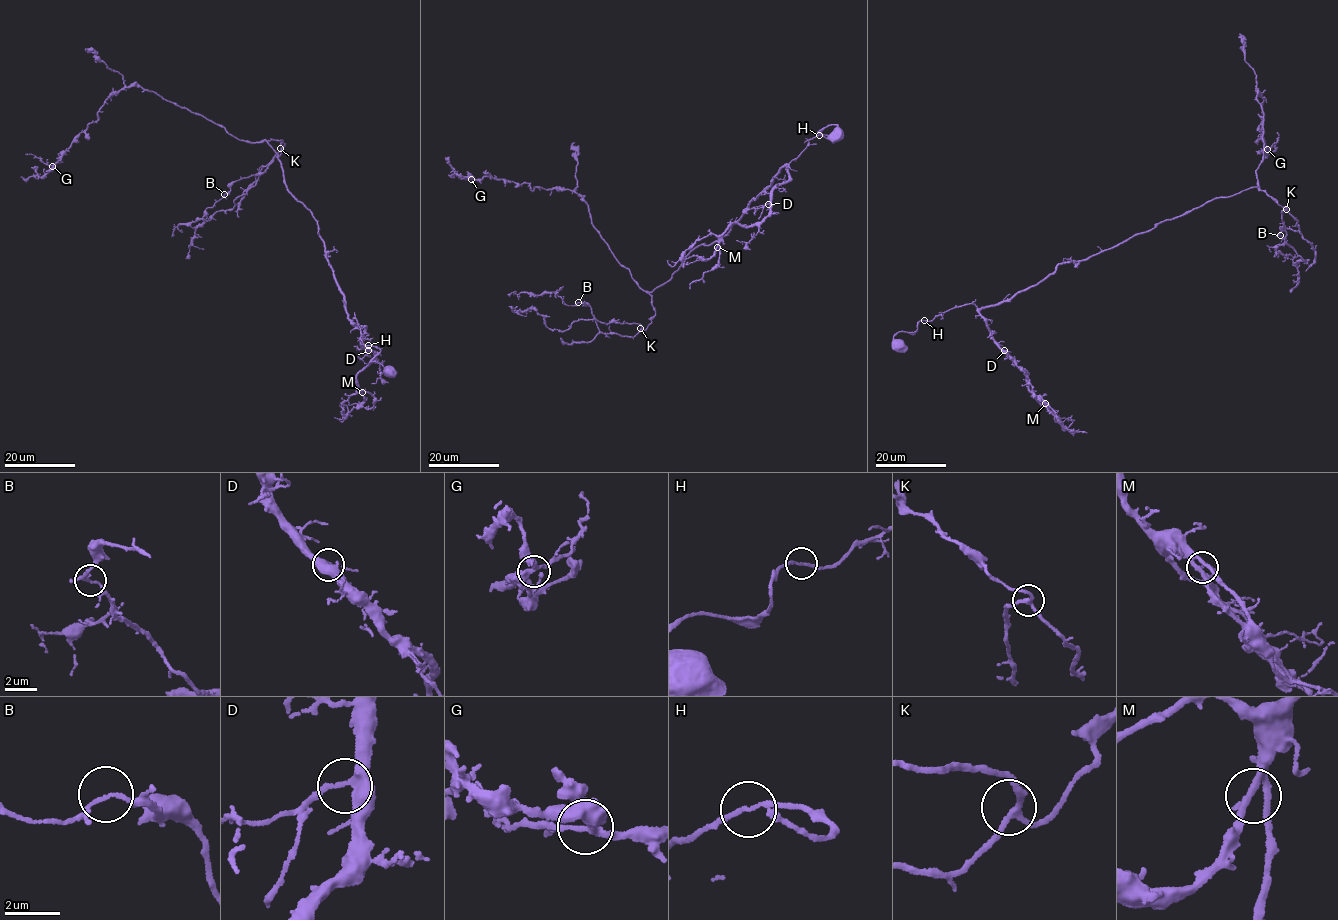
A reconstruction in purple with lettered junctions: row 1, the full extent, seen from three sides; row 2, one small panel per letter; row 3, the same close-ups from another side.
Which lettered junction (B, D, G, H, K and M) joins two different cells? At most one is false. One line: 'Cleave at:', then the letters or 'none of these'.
Cleave at: none of these

